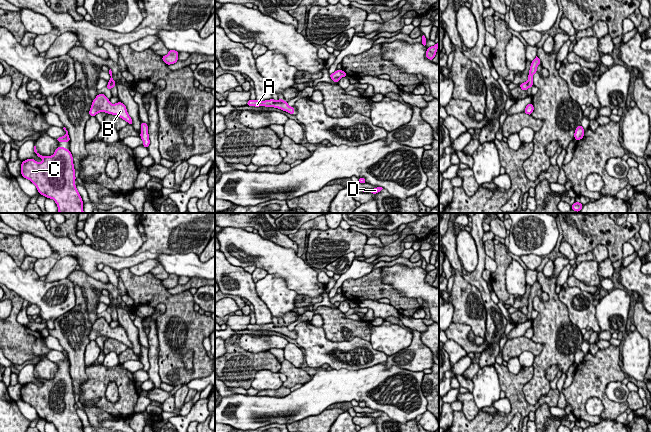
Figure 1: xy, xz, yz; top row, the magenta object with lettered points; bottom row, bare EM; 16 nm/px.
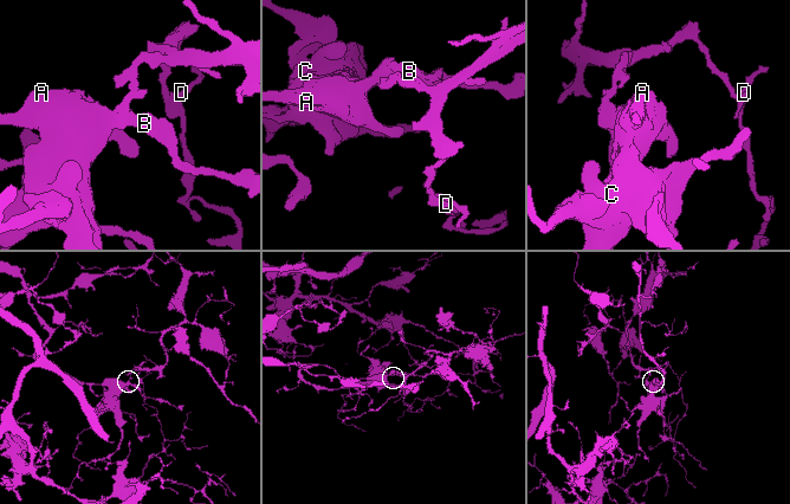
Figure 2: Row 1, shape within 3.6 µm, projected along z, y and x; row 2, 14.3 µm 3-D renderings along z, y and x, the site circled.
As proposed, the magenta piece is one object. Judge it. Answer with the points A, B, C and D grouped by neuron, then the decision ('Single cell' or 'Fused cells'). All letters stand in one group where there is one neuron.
Groups: A B C / D. Fused cells

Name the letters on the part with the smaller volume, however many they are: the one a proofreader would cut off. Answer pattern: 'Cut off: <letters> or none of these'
Cut off: D

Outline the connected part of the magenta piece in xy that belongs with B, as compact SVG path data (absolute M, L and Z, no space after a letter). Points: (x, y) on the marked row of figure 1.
M103 93L97 95L93 100L89 115L95 117L99 112L116 115L127 121L128 124L133 124L133 121L127 112L126 106L122 102L111 104L109 99Z

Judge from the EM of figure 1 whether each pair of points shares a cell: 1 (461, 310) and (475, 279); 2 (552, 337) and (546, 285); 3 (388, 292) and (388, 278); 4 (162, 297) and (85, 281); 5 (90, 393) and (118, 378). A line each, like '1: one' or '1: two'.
1: two
2: one
3: two
4: two
5: one

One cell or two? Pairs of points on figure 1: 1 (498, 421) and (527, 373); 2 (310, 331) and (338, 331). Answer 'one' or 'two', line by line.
1: one
2: two

